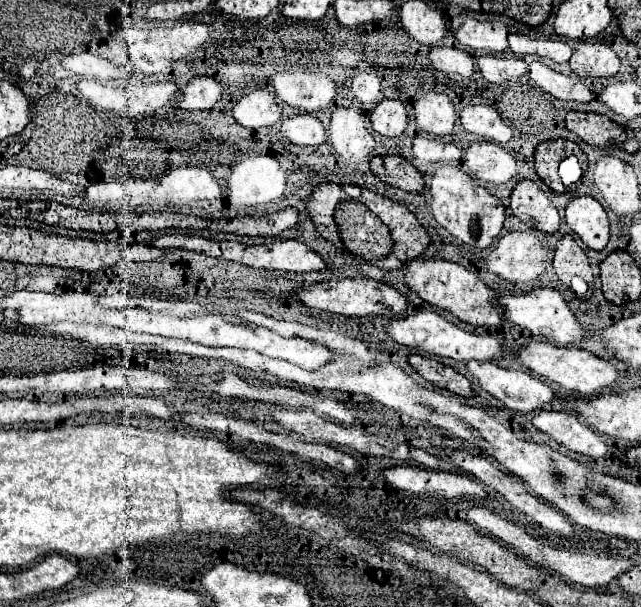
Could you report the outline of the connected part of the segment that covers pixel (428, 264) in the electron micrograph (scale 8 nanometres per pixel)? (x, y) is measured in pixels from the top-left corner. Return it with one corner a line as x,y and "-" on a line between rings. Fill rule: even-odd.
416,258
416,260
406,262
404,282
424,302
454,314
462,322
468,322
474,326
494,326
494,328
502,324
502,312
498,312
498,306
494,304
496,292
488,288
474,272
462,268
460,264
446,262
446,260

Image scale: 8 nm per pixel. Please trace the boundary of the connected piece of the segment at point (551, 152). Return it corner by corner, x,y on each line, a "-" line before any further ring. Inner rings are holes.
562,138
554,142
542,142
534,152
536,172
548,186
552,186
554,192
566,192
566,186
558,176
558,164
566,156
570,156
570,142

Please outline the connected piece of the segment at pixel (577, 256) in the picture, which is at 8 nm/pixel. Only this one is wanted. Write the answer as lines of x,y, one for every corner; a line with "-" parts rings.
570,234
562,236
558,246
556,246
554,270
556,270
556,276
560,278
560,282
566,286
570,286
572,276
582,276
592,284
592,270
590,270
588,256
574,242
574,238

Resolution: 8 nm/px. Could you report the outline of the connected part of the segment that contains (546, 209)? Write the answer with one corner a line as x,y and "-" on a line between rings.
520,180
510,196
512,212
530,228
554,234
560,228
560,216
552,200
532,180

